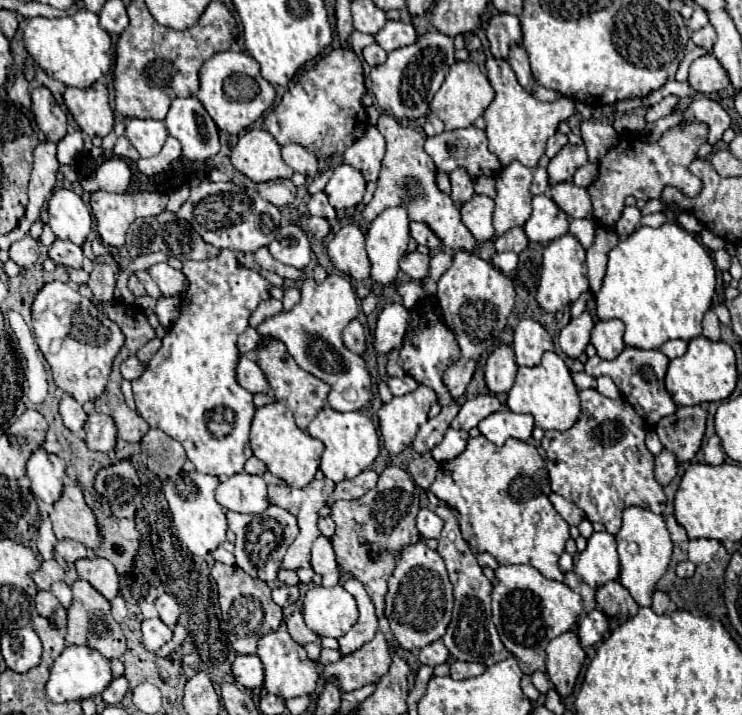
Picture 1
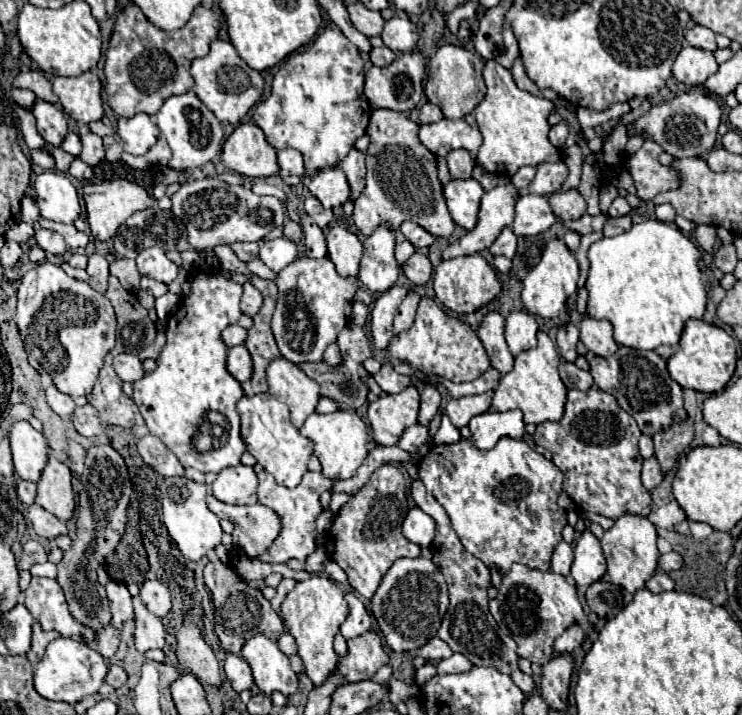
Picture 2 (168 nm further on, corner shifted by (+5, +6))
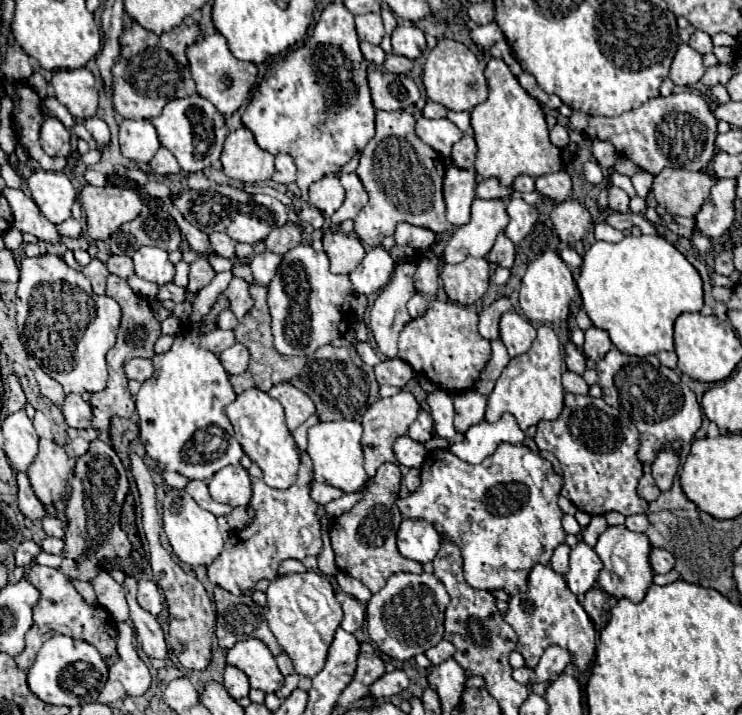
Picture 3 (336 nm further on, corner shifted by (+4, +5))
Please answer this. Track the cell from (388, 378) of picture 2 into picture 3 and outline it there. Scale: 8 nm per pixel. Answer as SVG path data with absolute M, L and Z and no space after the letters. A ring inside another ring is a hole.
M386 359L380 365L376 365L374 369L376 369L376 381L380 385L404 387L414 377L412 367L408 367L408 363L400 361L400 359Z

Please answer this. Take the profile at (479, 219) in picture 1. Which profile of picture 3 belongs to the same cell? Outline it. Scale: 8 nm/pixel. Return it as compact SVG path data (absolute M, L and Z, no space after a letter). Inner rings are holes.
M450 165L444 175L444 201L446 217L454 227L462 227L470 221L470 205L476 199L476 175L472 171L460 171Z

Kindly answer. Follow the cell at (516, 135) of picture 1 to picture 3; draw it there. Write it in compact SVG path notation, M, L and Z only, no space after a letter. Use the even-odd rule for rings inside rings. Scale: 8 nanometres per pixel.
M490 59L486 65L488 99L472 111L472 129L478 145L476 173L482 179L498 177L502 185L512 185L518 175L546 175L562 169L560 149L548 139L548 127L540 103L528 95L504 61Z

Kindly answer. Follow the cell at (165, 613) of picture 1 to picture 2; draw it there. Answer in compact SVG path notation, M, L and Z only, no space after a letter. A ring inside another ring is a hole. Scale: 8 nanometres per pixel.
M145 580L139 590L139 598L147 606L147 610L151 610L159 618L163 618L171 610L171 594L159 580Z

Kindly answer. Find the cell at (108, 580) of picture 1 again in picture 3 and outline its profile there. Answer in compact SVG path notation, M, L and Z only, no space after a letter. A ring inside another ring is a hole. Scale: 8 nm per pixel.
M44 517L42 527L44 527L48 537L58 537L58 539L62 539L64 531L66 531L66 523L60 521L58 517Z

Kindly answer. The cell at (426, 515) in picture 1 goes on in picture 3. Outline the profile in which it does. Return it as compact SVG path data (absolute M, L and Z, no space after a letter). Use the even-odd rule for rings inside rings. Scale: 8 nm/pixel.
M404 519L398 529L398 551L418 563L432 561L440 547L440 533L424 519Z

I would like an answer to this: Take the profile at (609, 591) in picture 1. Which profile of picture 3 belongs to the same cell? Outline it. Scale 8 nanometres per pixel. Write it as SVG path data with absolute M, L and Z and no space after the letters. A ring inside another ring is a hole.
M594 585L586 595L584 595L584 609L590 615L590 619L598 625L604 627L610 619L610 611L612 607L618 603L618 599L614 595L608 595L606 591L602 591L598 585Z

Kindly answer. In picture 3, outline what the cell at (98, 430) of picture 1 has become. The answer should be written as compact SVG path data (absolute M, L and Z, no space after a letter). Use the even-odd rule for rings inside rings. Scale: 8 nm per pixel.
M66 395L62 413L66 417L66 423L74 429L90 429L92 425L92 417L94 417L92 407L80 395Z

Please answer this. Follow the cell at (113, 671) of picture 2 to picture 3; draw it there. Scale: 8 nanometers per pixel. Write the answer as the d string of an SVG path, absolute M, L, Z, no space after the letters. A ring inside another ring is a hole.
M128 621L118 623L116 631L120 659L110 667L110 679L120 681L128 695L144 695L144 691L150 687L150 671L134 651L132 625Z

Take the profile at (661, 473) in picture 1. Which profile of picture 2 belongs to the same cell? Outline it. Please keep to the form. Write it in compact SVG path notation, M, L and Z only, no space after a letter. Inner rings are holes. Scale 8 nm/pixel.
M649 458L643 462L643 470L641 470L641 482L647 490L653 490L655 486L659 486L663 480L661 476L661 468L659 468L659 462L655 458Z

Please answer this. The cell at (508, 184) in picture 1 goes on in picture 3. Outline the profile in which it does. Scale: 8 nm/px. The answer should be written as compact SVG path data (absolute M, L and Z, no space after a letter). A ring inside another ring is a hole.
M474 199L470 223L458 227L448 239L444 249L446 263L462 263L468 253L474 257L486 257L492 249L496 235L508 225L508 213L504 201Z

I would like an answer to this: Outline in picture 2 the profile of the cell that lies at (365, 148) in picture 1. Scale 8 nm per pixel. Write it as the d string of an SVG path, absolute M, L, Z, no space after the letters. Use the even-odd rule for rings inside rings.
M353 148L339 164L351 186L349 200L357 200L365 188L365 152Z

